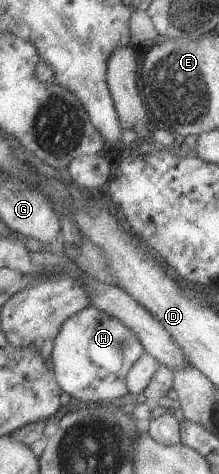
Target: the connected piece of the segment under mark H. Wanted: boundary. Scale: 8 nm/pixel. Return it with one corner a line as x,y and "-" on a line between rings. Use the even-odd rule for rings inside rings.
90,304
80,313
69,317
53,345
51,357
58,383
64,392
89,405
115,403
120,397
128,395
131,392
127,382
129,373
133,371
137,361
147,353
141,337
132,328
129,328
121,319
112,317
96,304

